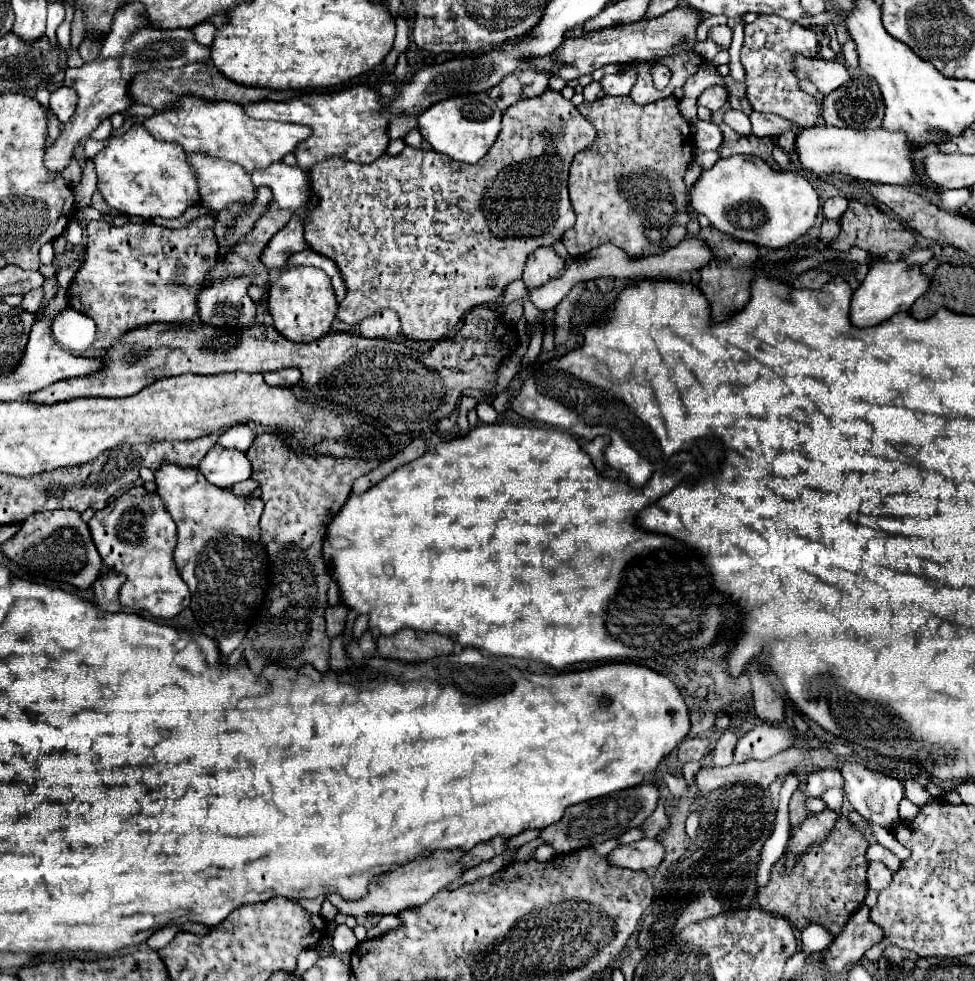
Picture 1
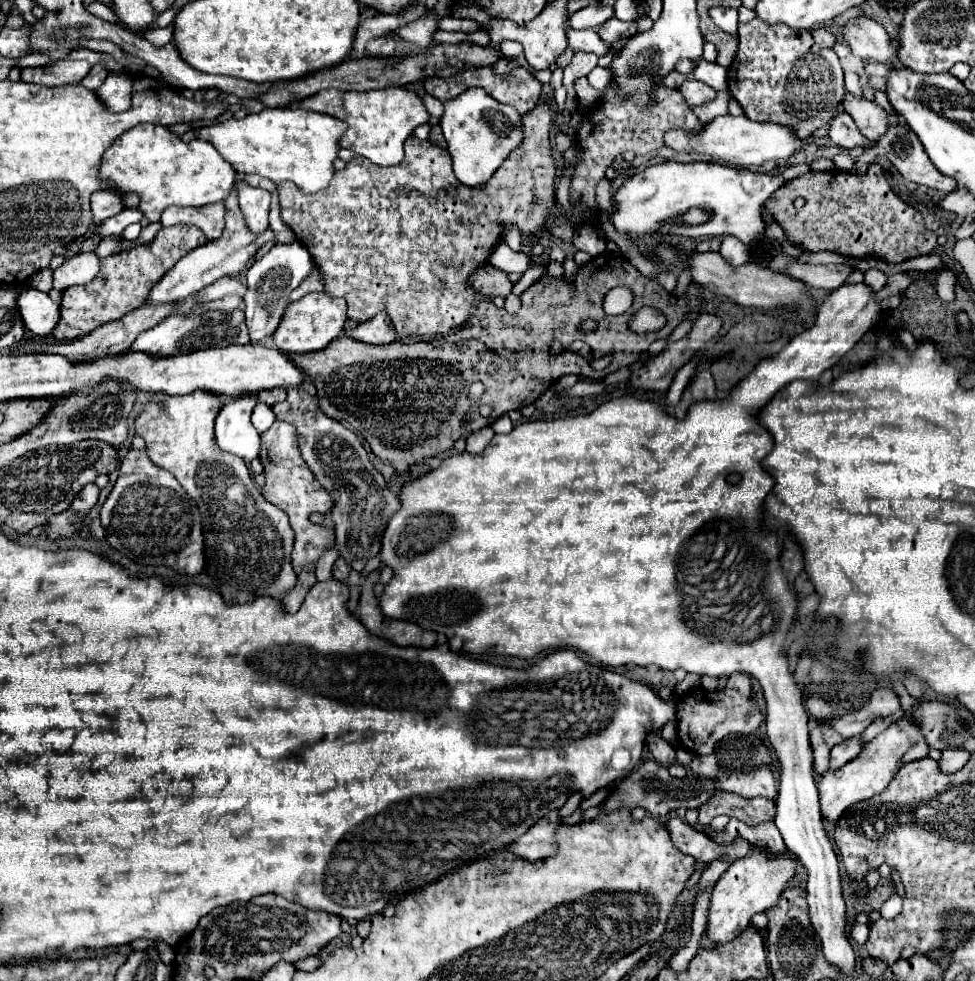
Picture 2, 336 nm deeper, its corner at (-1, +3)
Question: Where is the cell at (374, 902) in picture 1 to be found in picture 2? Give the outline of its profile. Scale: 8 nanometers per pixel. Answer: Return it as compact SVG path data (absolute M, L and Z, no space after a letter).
M550 811L542 821L532 825L532 829L528 829L528 833L524 833L514 845L510 845L508 851L528 861L538 861L554 855L558 851L558 843L554 841L554 831L558 825L562 825L560 813Z

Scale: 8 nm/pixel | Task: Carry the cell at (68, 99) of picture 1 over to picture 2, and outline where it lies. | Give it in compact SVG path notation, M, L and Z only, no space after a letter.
M54 61L48 67L26 67L20 71L22 81L38 85L68 85L80 83L90 71L90 61Z

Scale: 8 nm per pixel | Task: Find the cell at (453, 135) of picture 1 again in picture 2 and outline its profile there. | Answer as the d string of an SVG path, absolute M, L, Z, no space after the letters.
M480 87L466 89L460 97L446 101L444 105L446 111L440 119L440 127L454 161L454 173L464 185L478 187L486 183L504 163L506 155L522 143L522 115L518 115L514 107L494 101Z

